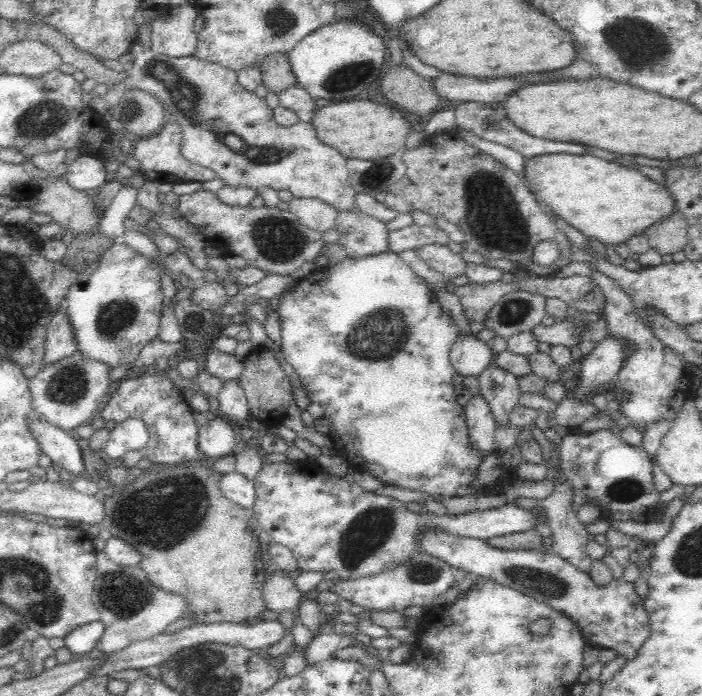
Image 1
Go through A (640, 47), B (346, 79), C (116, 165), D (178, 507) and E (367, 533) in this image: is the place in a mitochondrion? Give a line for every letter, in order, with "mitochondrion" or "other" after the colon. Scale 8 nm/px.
A: mitochondrion
B: mitochondrion
C: other
D: mitochondrion
E: mitochondrion

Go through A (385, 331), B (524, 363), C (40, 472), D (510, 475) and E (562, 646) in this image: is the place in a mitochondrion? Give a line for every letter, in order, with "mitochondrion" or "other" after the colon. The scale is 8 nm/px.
A: mitochondrion
B: other
C: other
D: other
E: other

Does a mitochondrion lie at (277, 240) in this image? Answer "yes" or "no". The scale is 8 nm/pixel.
yes

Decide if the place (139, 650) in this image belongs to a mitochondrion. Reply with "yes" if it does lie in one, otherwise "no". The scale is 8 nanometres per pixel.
no

